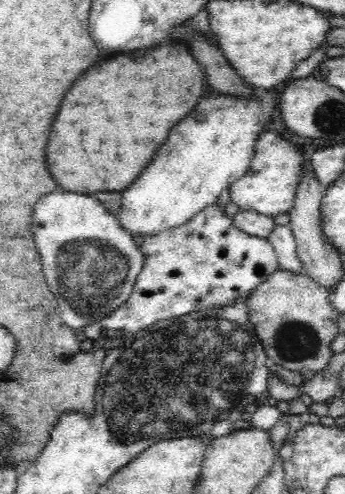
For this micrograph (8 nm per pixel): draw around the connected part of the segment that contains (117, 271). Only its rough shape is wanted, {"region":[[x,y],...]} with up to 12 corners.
{"region":[[56,188],[31,229],[68,327],[128,301],[144,253],[96,198]]}

